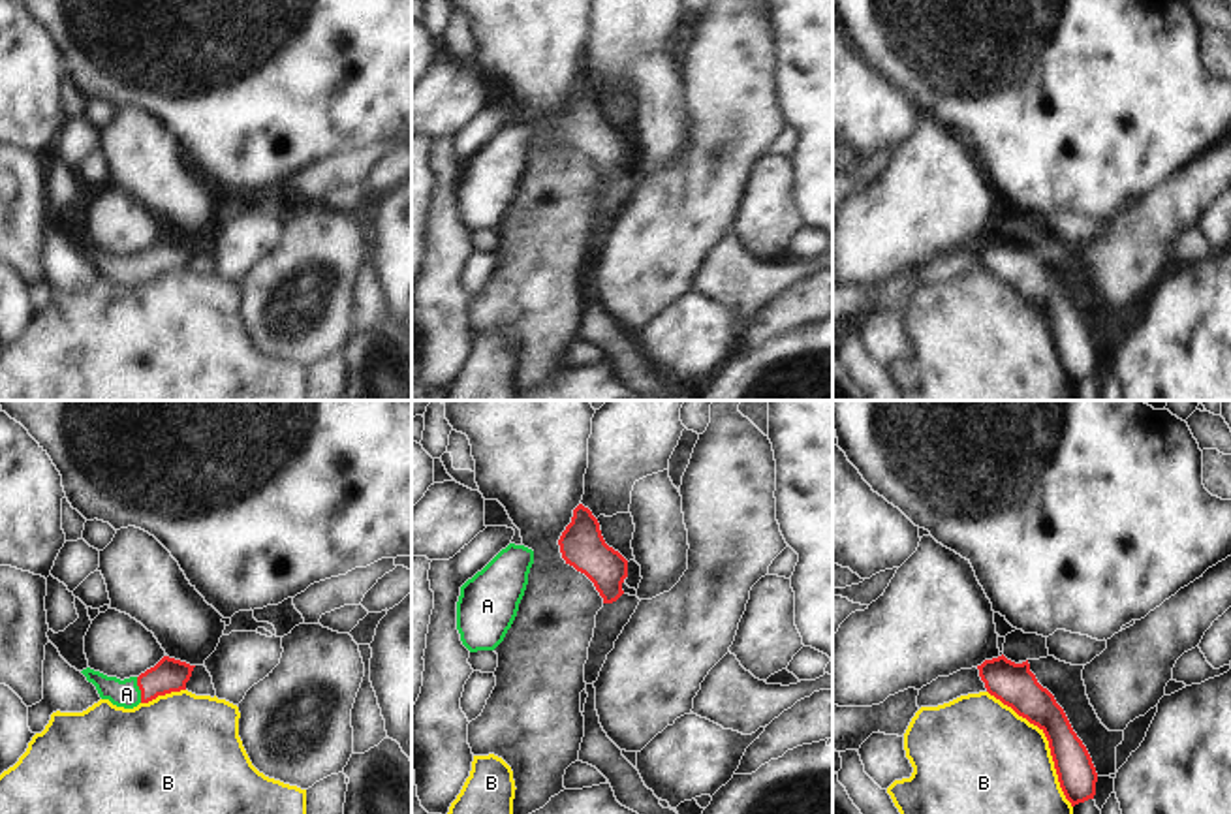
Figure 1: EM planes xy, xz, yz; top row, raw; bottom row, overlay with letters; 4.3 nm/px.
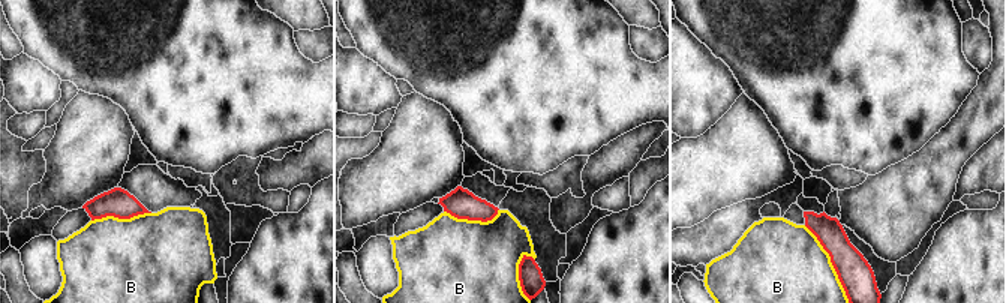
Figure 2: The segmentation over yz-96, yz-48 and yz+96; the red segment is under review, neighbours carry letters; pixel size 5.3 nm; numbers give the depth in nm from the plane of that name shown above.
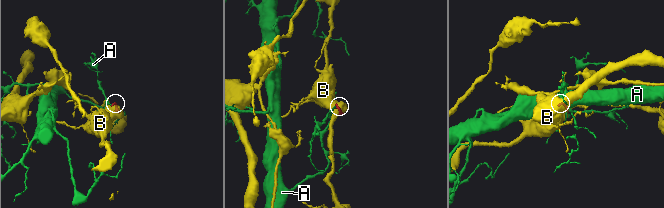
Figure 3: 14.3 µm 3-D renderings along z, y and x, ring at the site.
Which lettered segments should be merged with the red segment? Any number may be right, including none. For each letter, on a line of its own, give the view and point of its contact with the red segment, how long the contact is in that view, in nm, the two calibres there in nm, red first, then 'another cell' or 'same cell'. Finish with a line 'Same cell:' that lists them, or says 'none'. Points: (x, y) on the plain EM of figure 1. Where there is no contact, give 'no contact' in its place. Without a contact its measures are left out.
A: xy (140, 267) | 110 nm | 150/120 nm | same cell
B: yz (1049, 322) | 600 nm | 170/480 nm | another cell
Same cell: A

